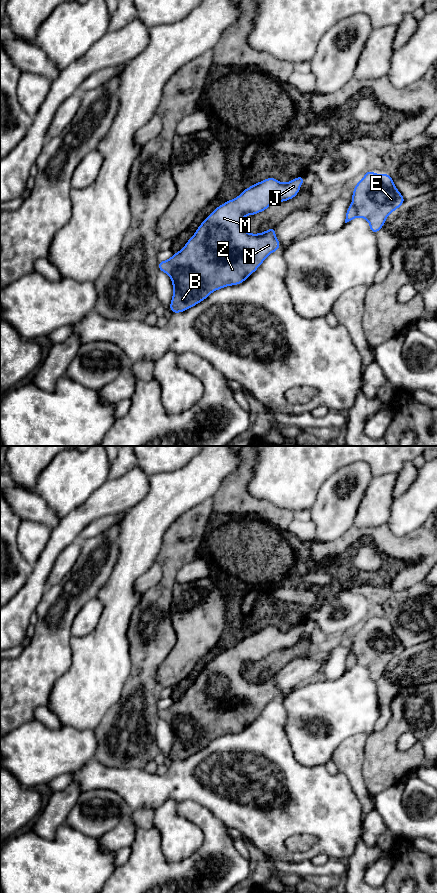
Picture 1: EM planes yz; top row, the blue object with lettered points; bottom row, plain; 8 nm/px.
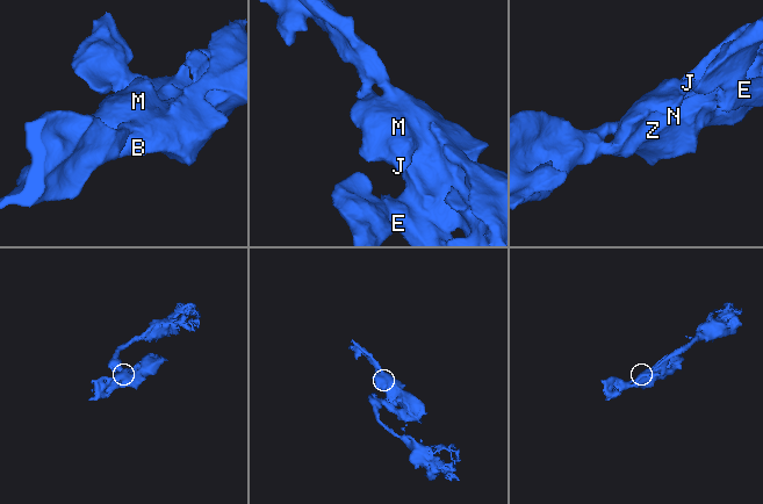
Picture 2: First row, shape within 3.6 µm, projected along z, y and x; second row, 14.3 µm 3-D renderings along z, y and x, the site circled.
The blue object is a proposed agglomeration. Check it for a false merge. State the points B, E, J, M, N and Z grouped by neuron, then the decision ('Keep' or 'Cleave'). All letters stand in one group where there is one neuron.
Groups: B E J M N Z. Keep

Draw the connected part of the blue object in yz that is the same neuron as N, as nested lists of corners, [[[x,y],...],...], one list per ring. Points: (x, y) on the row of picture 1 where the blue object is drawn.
[[[299,176],[288,183],[267,178],[245,189],[238,197],[217,207],[197,228],[186,245],[173,256],[158,264],[158,269],[171,277],[173,298],[172,313],[180,313],[205,300],[212,292],[223,287],[244,282],[263,263],[268,255],[280,248],[275,227],[251,234],[243,229],[246,215],[255,215],[270,205],[287,201],[299,193],[304,177]]]

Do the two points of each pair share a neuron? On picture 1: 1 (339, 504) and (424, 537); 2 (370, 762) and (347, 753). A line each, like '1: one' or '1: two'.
1: two
2: two

